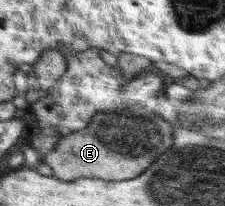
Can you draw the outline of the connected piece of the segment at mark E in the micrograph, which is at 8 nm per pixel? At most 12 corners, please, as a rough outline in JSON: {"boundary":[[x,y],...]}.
{"boundary":[[151,104],[100,111],[42,155],[54,178],[134,179],[172,147]]}

